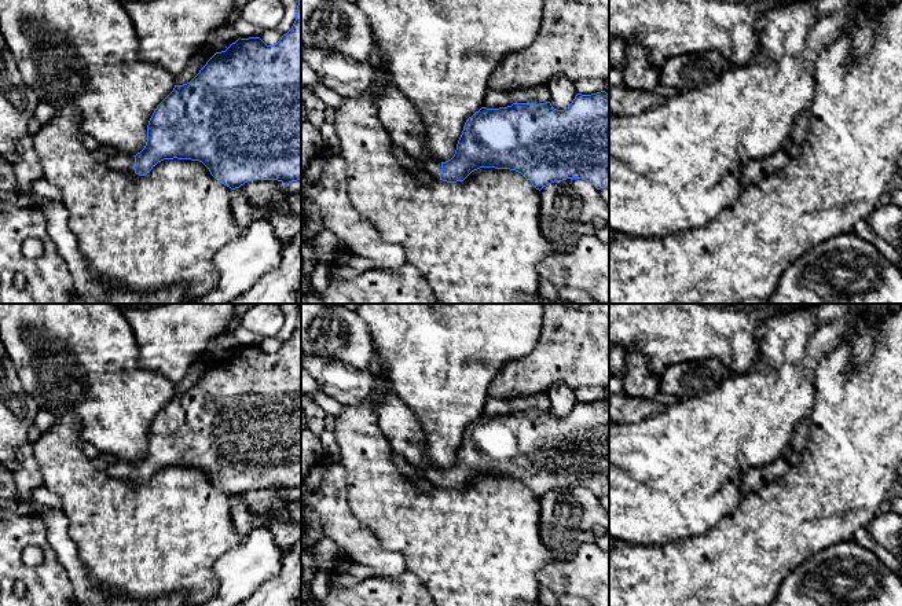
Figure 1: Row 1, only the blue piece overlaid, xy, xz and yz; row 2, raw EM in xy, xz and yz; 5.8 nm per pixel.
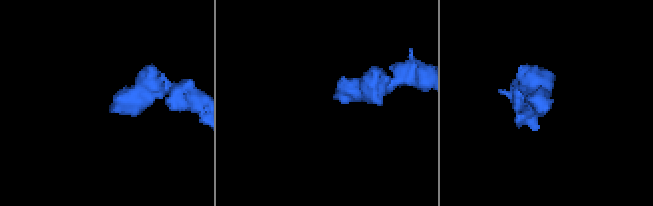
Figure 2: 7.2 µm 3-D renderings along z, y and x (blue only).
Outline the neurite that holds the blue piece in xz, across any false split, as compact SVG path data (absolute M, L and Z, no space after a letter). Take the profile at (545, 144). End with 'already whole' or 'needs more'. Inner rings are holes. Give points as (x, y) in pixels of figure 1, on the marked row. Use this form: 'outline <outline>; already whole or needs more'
outline M395 84L385 85L384 91L373 98L373 102L380 114L380 121L390 133L392 142L415 159L424 170L443 181L463 181L480 168L495 168L521 173L539 191L554 181L566 179L590 181L597 190L609 188L609 95L605 91L591 95L578 93L564 110L554 109L550 102L540 104L513 103L499 109L481 107L466 120L455 154L446 162L433 159L426 153L425 129L415 106L402 95Z; needs more

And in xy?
outline M298 0L296 21L292 29L283 34L276 44L267 45L260 37L239 37L226 51L216 52L190 82L175 85L173 91L157 106L147 125L147 142L144 148L136 155L110 153L104 164L113 170L144 176L150 173L158 162L173 158L202 162L219 183L231 190L239 188L252 180L278 180L286 186L292 181L301 180L301 0Z; needs more

